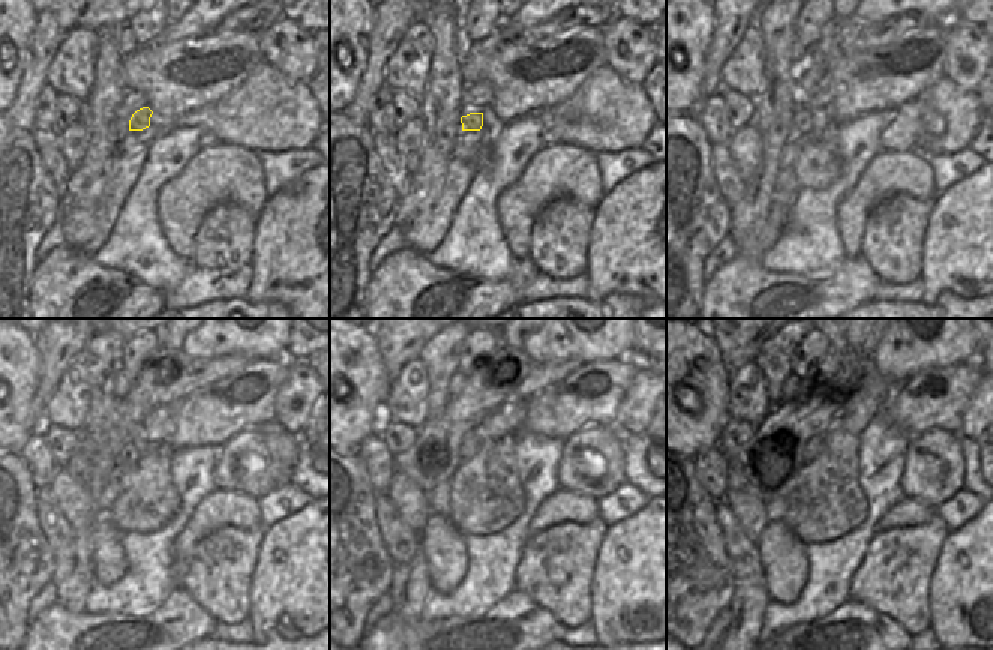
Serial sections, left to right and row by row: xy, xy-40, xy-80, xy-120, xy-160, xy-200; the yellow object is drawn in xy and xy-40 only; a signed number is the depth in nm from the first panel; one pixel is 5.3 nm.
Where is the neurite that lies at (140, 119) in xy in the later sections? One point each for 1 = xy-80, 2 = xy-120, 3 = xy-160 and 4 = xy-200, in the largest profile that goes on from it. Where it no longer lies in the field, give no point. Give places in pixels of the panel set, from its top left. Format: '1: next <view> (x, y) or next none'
1: next xy-80 (803, 122)
2: next xy-120 (129, 455)
3: next xy-160 (470, 446)
4: next xy-200 (812, 446)

